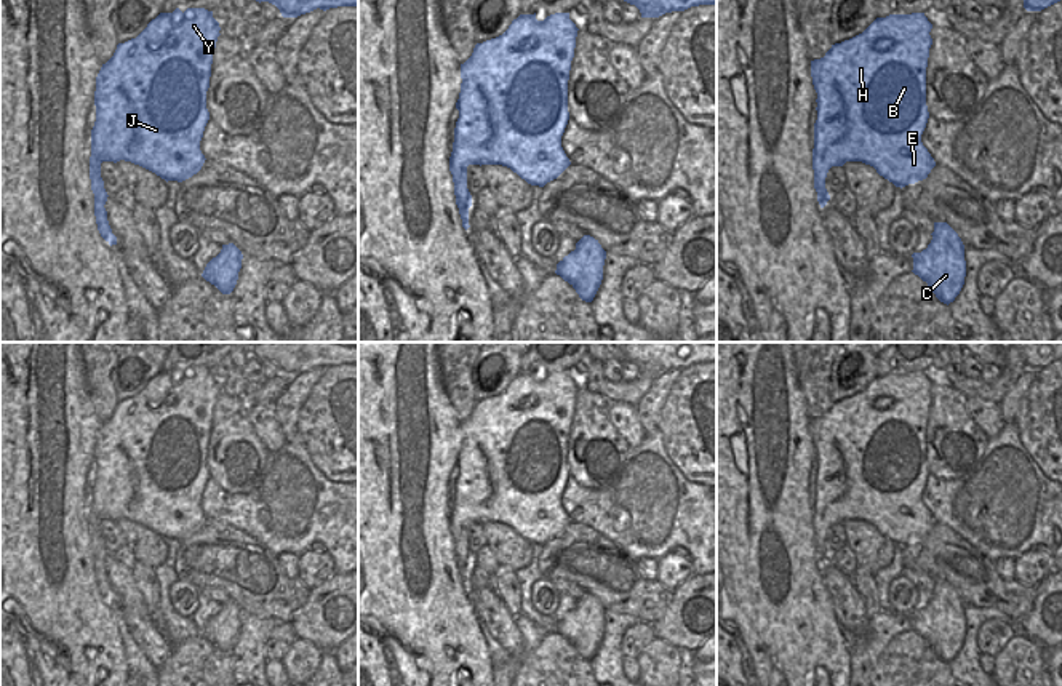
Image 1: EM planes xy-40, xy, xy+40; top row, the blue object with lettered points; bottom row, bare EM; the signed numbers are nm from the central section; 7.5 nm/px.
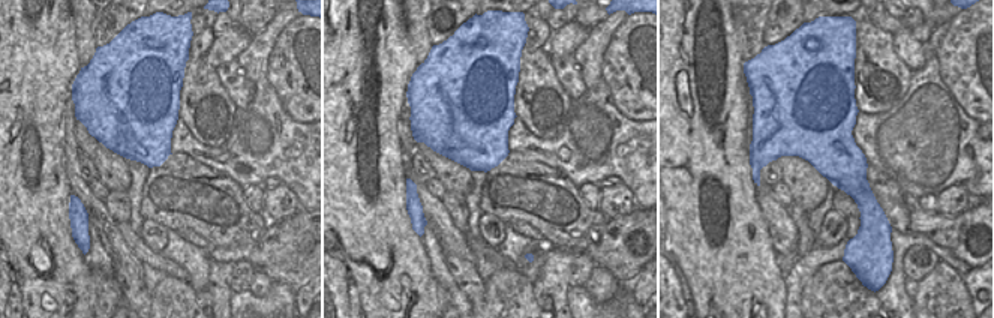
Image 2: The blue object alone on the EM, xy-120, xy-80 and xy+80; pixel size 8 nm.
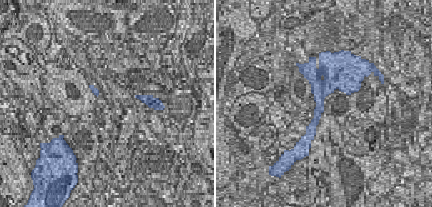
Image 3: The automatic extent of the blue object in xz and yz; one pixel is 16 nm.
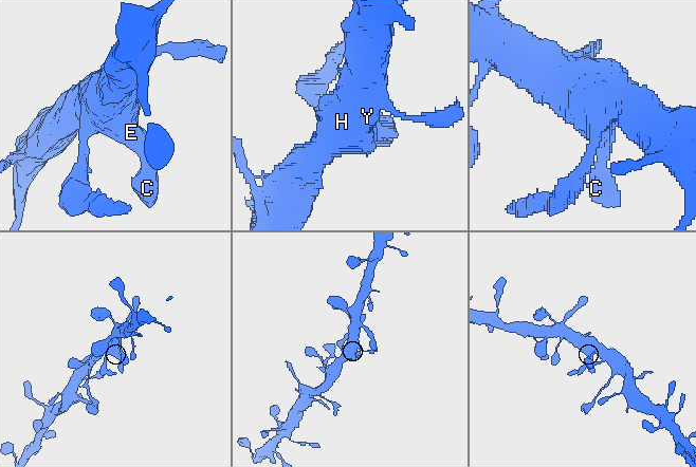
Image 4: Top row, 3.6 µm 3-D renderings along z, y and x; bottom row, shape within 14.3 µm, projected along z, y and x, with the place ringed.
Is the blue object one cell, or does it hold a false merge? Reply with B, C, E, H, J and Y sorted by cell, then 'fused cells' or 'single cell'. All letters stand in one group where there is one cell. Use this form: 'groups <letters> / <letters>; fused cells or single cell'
groups B C E H J Y; single cell

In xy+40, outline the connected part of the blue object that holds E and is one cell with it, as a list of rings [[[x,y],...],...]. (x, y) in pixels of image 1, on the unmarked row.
[[[924,371],[876,376],[862,392],[832,403],[824,416],[811,419],[817,451],[812,528],[820,566],[830,558],[825,536],[832,524],[862,520],[900,547],[926,537],[936,524],[921,501],[929,477],[926,425],[931,387]]]

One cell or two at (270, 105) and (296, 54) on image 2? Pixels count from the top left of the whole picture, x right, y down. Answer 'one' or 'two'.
two

